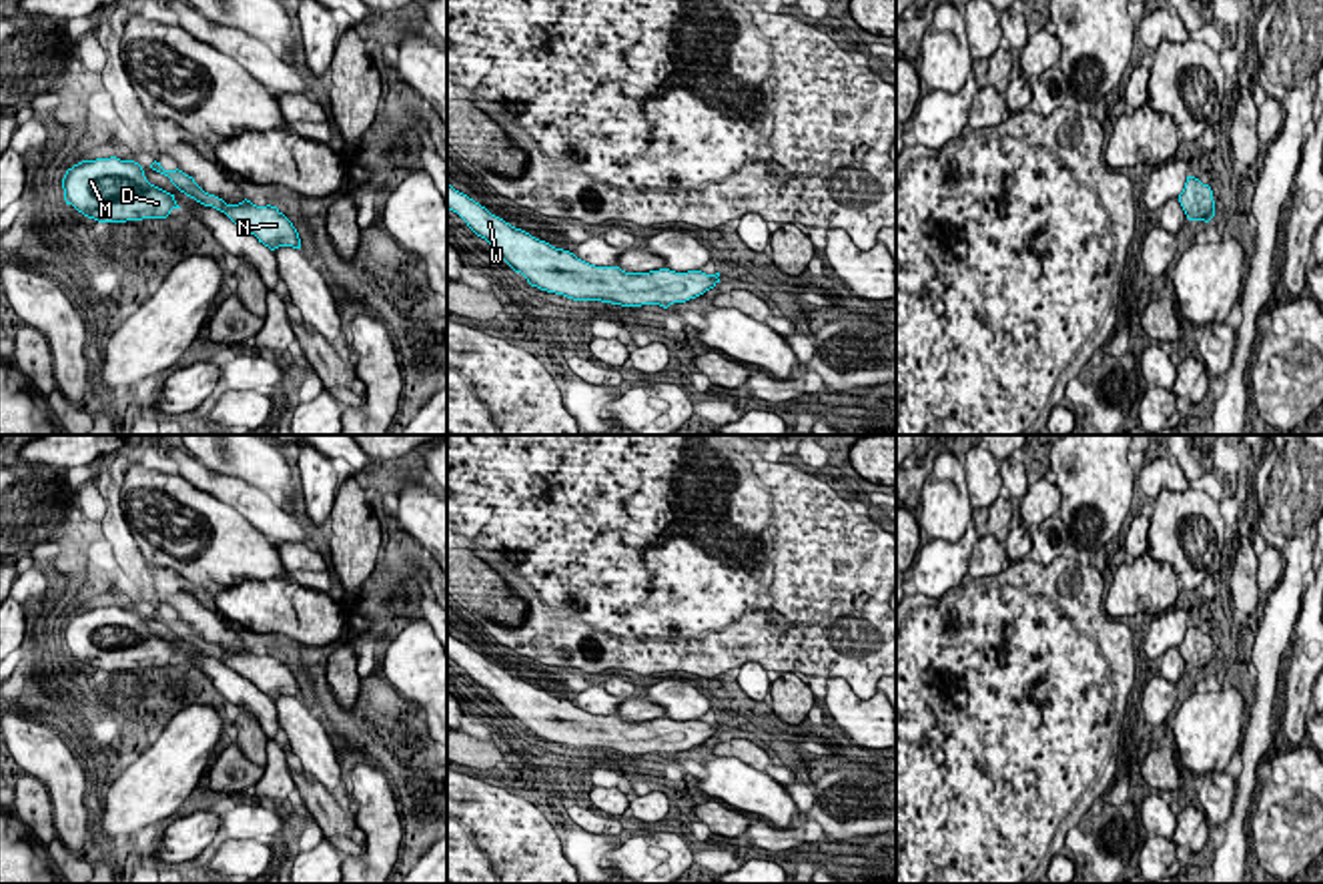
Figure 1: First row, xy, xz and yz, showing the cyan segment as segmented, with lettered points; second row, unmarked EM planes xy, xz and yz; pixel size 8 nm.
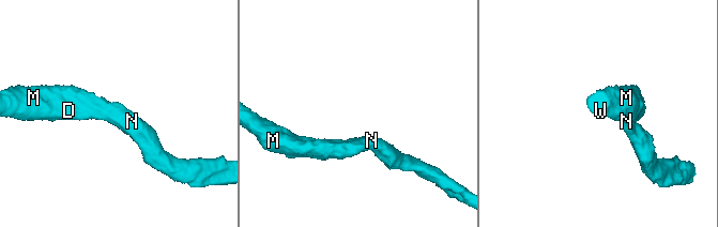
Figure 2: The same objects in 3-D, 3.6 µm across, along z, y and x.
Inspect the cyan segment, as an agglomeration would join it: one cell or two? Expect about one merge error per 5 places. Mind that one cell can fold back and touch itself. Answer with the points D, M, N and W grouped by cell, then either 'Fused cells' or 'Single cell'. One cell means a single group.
Groups: D M N W. Single cell

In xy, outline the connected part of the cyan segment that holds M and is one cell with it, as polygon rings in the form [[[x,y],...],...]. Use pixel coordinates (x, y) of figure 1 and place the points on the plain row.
[[[82,609],[62,627],[64,649],[98,672],[166,668],[180,657],[174,643],[150,633],[134,609]]]

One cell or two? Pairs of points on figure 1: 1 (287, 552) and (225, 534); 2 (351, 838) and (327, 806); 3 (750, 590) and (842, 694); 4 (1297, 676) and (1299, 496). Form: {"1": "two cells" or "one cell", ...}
{"1": "two cells", "2": "one cell", "3": "two cells", "4": "two cells"}

